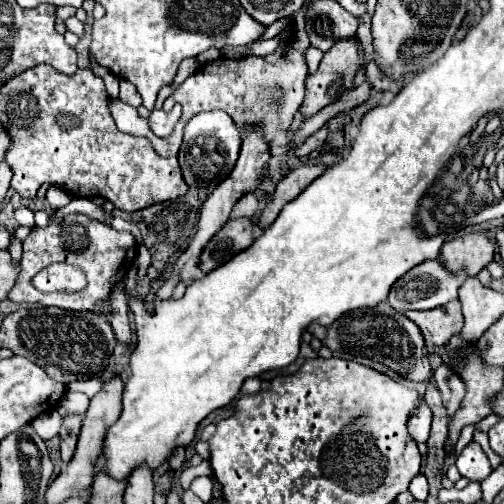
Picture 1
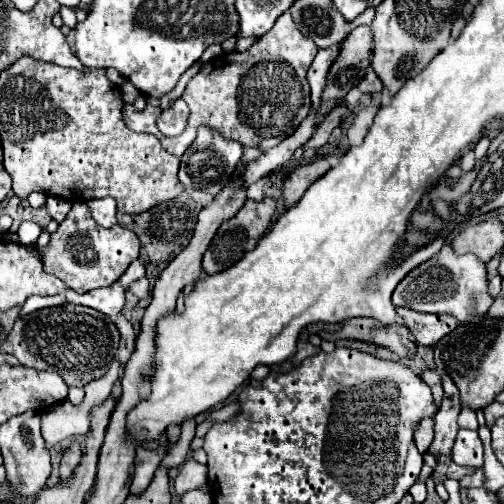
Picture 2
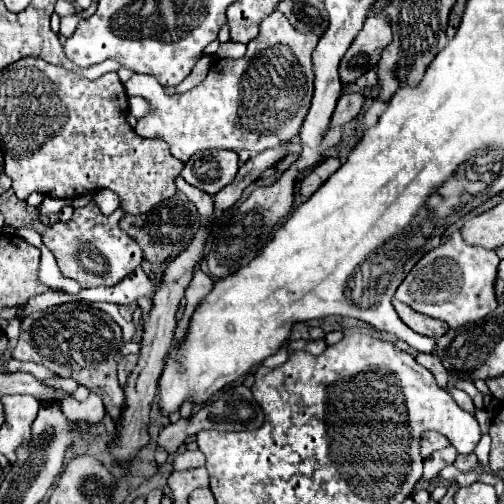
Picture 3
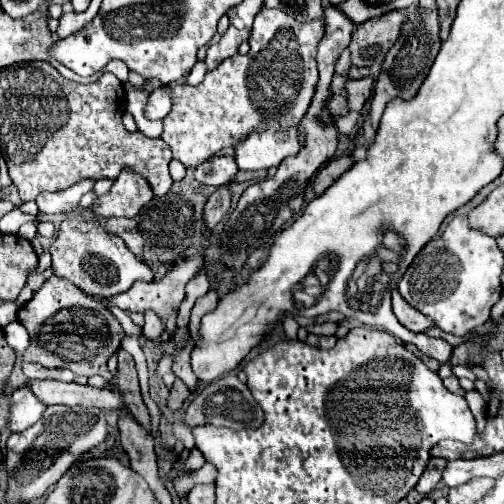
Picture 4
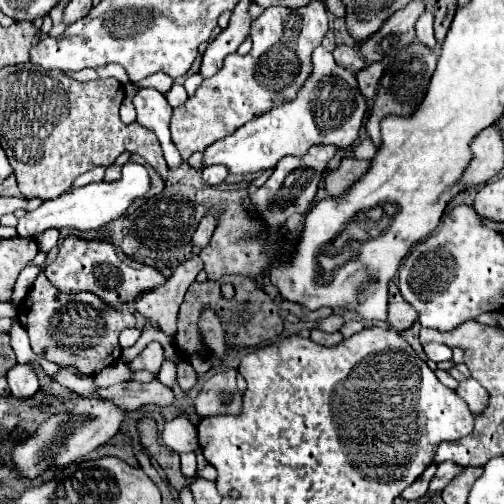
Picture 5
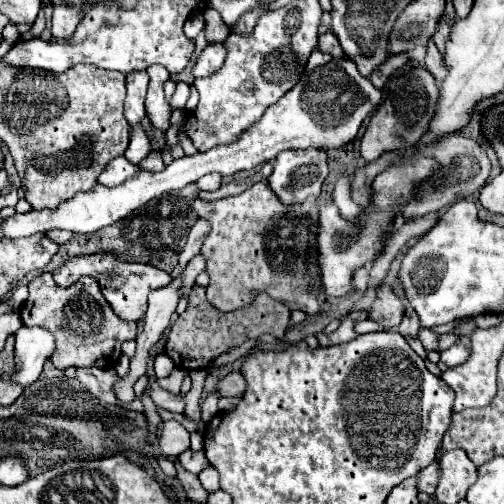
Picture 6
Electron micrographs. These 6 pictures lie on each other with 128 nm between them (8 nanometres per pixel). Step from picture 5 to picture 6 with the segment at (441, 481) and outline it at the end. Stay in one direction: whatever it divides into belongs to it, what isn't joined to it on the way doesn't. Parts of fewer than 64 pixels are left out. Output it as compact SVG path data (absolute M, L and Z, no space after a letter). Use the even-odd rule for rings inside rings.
M438 460L432 462L428 468L424 468L418 474L418 480L420 480L420 492L426 492L426 494L432 496L436 486L438 486L438 480L440 480L440 464L438 464Z

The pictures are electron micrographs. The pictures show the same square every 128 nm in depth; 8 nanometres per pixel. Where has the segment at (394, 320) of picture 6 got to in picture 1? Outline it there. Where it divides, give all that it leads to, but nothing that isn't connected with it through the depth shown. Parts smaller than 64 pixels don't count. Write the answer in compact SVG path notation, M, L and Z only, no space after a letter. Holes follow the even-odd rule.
M452 300L446 306L432 308L432 310L406 310L404 314L418 324L424 334L426 350L434 352L438 346L448 344L448 340L456 334L456 328L462 326L462 312L460 300Z

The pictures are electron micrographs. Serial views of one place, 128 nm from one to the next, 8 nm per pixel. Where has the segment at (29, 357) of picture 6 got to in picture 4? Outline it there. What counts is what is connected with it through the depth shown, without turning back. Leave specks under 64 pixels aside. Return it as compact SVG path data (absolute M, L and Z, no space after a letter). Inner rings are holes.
M18 388L10 396L10 418L8 426L12 434L20 434L26 428L30 428L34 422L40 420L44 414L44 404L28 390L28 388Z

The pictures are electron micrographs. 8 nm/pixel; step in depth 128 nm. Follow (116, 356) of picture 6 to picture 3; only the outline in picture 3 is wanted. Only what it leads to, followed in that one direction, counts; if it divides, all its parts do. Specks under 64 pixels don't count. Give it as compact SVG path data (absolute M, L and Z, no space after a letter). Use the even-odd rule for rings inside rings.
M60 304L60 306L50 306L42 312L34 312L32 316L22 320L20 338L18 338L16 348L12 350L12 356L16 360L42 364L56 376L74 378L80 386L86 386L88 390L100 394L104 400L106 412L114 418L114 422L118 422L118 414L120 410L124 410L124 392L116 376L116 352L118 352L120 340L122 340L122 330L106 312L98 308L78 308L74 304Z

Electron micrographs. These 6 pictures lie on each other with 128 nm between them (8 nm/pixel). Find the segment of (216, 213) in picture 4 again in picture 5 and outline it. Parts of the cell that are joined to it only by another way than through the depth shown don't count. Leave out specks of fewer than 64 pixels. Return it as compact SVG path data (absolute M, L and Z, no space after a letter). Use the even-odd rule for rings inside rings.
M206 214L206 216L200 220L200 224L198 224L196 232L194 232L192 244L194 244L194 246L198 246L198 248L208 246L208 242L210 242L210 238L212 238L214 228L216 228L216 218L214 218L212 214Z

